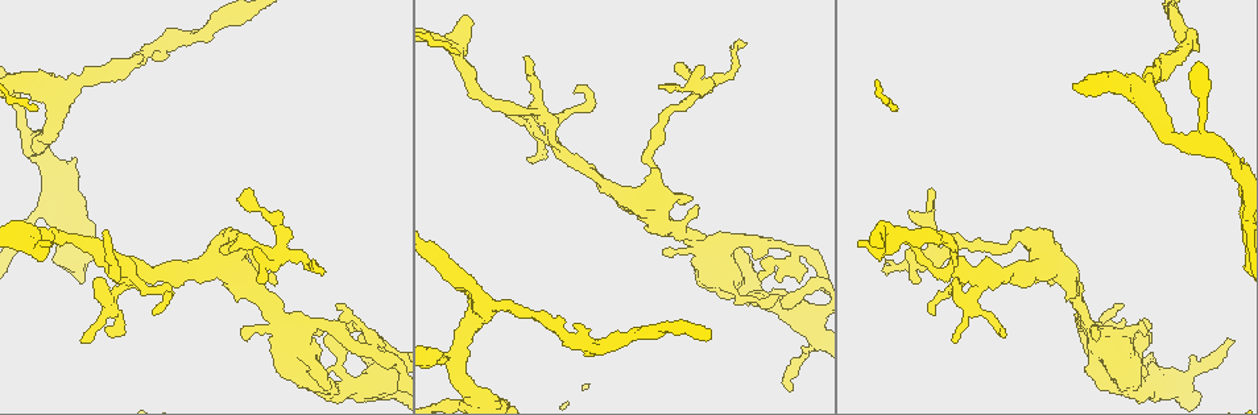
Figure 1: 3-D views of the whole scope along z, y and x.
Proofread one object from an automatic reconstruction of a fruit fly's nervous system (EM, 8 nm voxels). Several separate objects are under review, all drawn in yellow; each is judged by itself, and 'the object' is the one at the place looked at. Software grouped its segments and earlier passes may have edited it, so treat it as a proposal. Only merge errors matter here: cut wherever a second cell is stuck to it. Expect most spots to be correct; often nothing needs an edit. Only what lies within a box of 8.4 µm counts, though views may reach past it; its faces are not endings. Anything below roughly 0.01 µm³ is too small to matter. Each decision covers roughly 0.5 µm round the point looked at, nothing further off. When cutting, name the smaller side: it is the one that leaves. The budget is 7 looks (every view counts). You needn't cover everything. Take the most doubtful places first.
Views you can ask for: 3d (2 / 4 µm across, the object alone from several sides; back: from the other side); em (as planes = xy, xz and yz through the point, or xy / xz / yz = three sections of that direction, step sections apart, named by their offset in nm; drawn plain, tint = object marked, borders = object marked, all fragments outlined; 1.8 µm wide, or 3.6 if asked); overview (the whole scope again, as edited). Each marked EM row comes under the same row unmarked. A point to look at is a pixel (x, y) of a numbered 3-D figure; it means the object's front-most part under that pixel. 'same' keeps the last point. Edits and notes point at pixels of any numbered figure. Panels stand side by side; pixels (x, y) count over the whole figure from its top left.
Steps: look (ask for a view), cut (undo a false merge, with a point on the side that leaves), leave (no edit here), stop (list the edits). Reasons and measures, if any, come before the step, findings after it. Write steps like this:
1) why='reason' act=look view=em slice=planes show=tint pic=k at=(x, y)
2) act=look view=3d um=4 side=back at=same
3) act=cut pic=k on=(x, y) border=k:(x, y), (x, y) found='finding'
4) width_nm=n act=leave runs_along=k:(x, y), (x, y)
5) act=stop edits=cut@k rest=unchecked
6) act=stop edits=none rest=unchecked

act=look view=3d um=2 side=back pic=1 at=(702, 91)

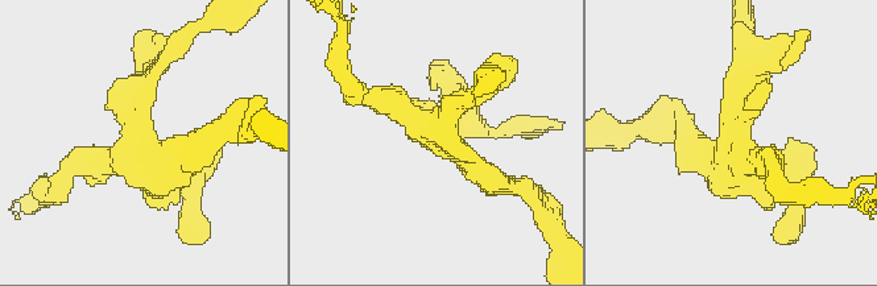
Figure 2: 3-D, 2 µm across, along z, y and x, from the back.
act=look view=em slice=yz step=8 show=tint pic=2 at=(133, 150)

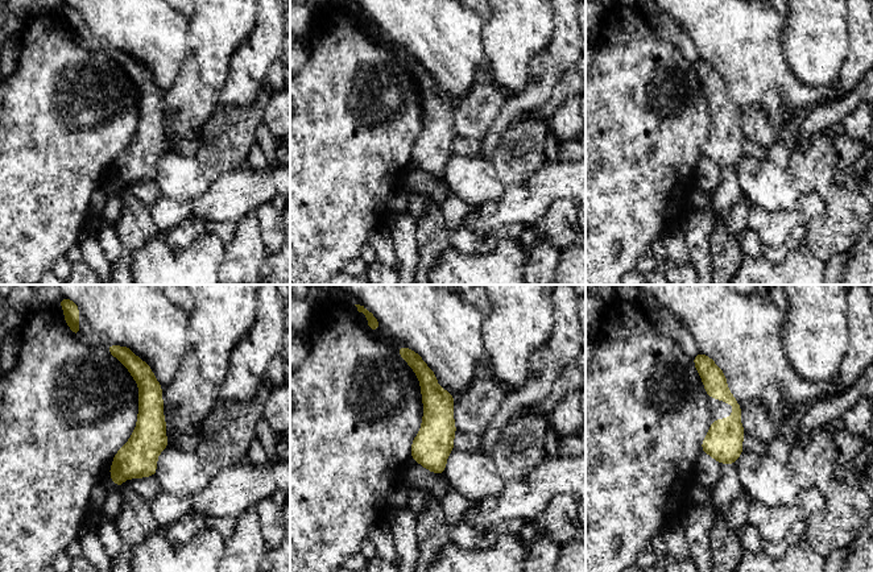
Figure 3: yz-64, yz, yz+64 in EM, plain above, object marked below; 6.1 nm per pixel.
why='another direction' act=look view=em slice=planes show=tint at=same

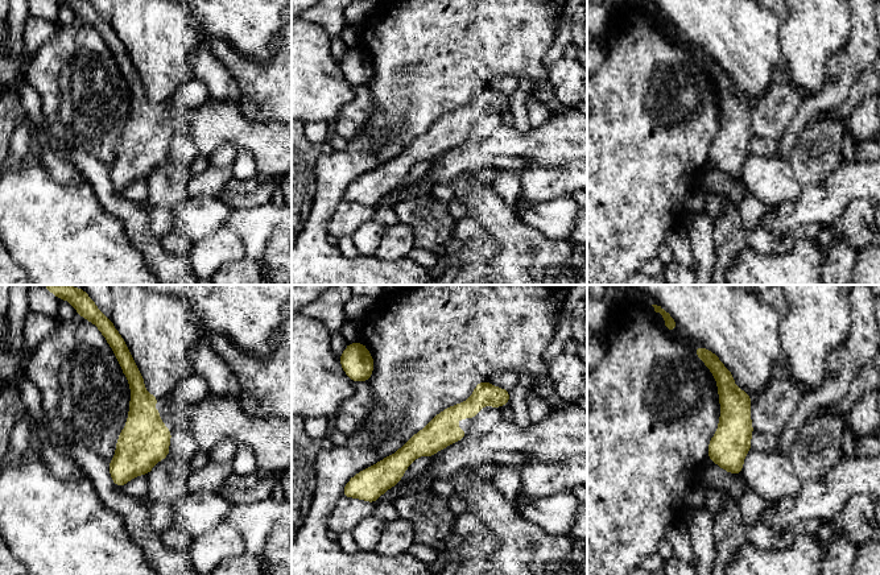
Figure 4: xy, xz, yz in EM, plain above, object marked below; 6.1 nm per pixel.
act=leave runs_along=4:(505, 394), (482, 396), (372, 474) found='all the same cell'

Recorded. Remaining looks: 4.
why='touches itself' act=look view=3d um=4 pic=1 at=(741, 300)

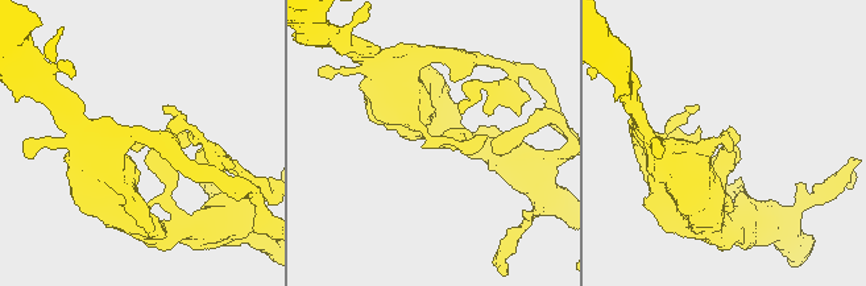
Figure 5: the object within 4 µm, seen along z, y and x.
act=look view=em um=3.6 slice=xz step=16 show=tint pic=5 at=(724, 141)

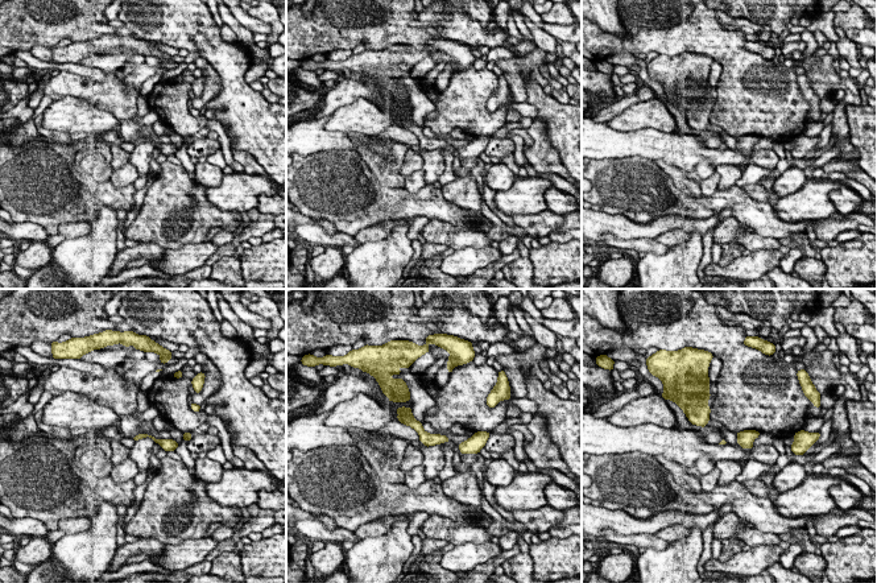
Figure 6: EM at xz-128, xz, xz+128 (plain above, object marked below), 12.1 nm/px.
act=look view=em um=3.6 slice=planes show=tint at=same

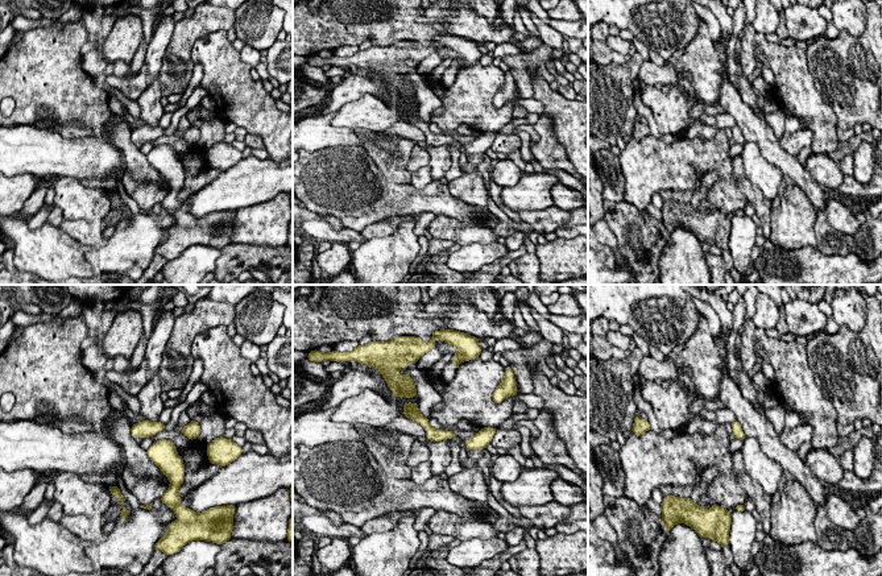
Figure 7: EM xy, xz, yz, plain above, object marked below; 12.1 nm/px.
act=leave runs_along=7:(411, 409), (434, 434), (448, 434) found='one cell here'

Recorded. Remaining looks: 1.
act=stop edits=none rest=unchecked

